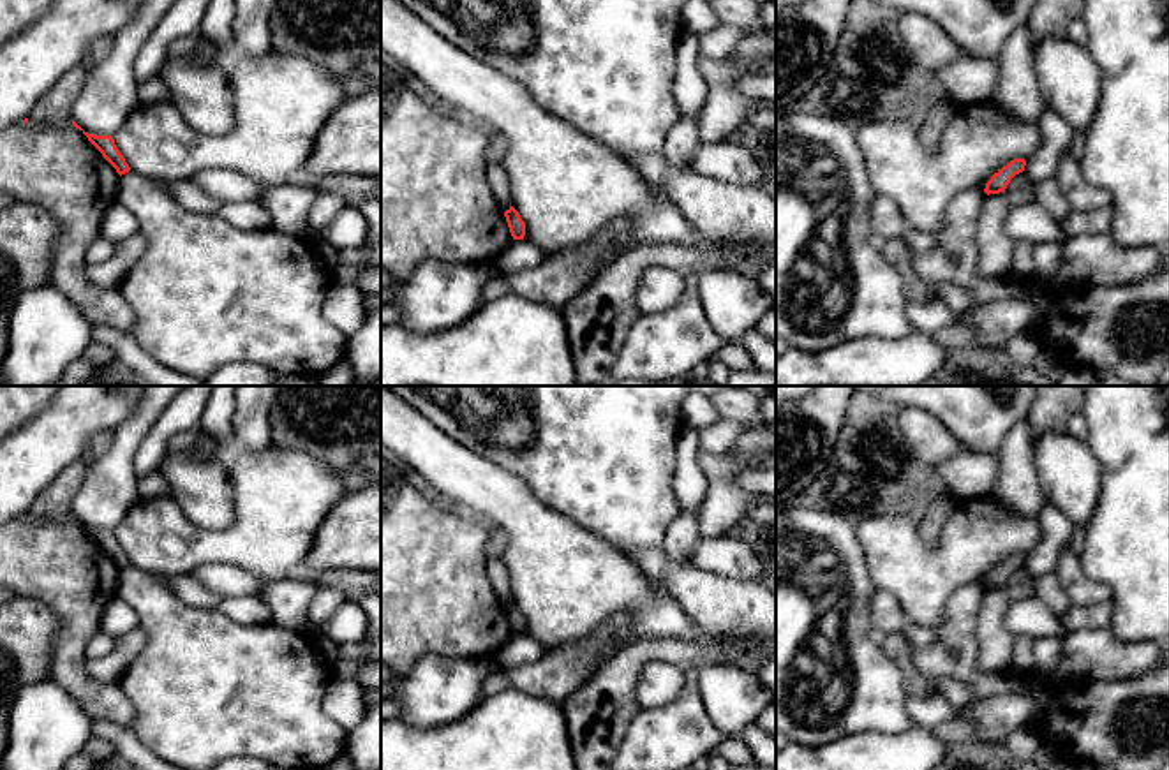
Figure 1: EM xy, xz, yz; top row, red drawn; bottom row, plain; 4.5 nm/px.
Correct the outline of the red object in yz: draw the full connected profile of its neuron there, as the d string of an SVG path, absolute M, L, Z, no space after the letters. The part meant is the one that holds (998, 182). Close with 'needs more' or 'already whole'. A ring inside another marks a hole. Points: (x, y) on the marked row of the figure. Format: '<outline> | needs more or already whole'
M1014 159L1007 166L1003 166L998 173L991 176L991 180L986 183L984 192L989 194L1000 194L1005 192L1010 180L1023 173L1026 166L1024 159Z | already whole

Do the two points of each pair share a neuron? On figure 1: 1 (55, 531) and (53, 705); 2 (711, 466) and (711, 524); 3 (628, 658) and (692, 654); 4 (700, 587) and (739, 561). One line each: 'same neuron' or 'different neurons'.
1: different neurons
2: same neuron
3: same neuron
4: different neurons

